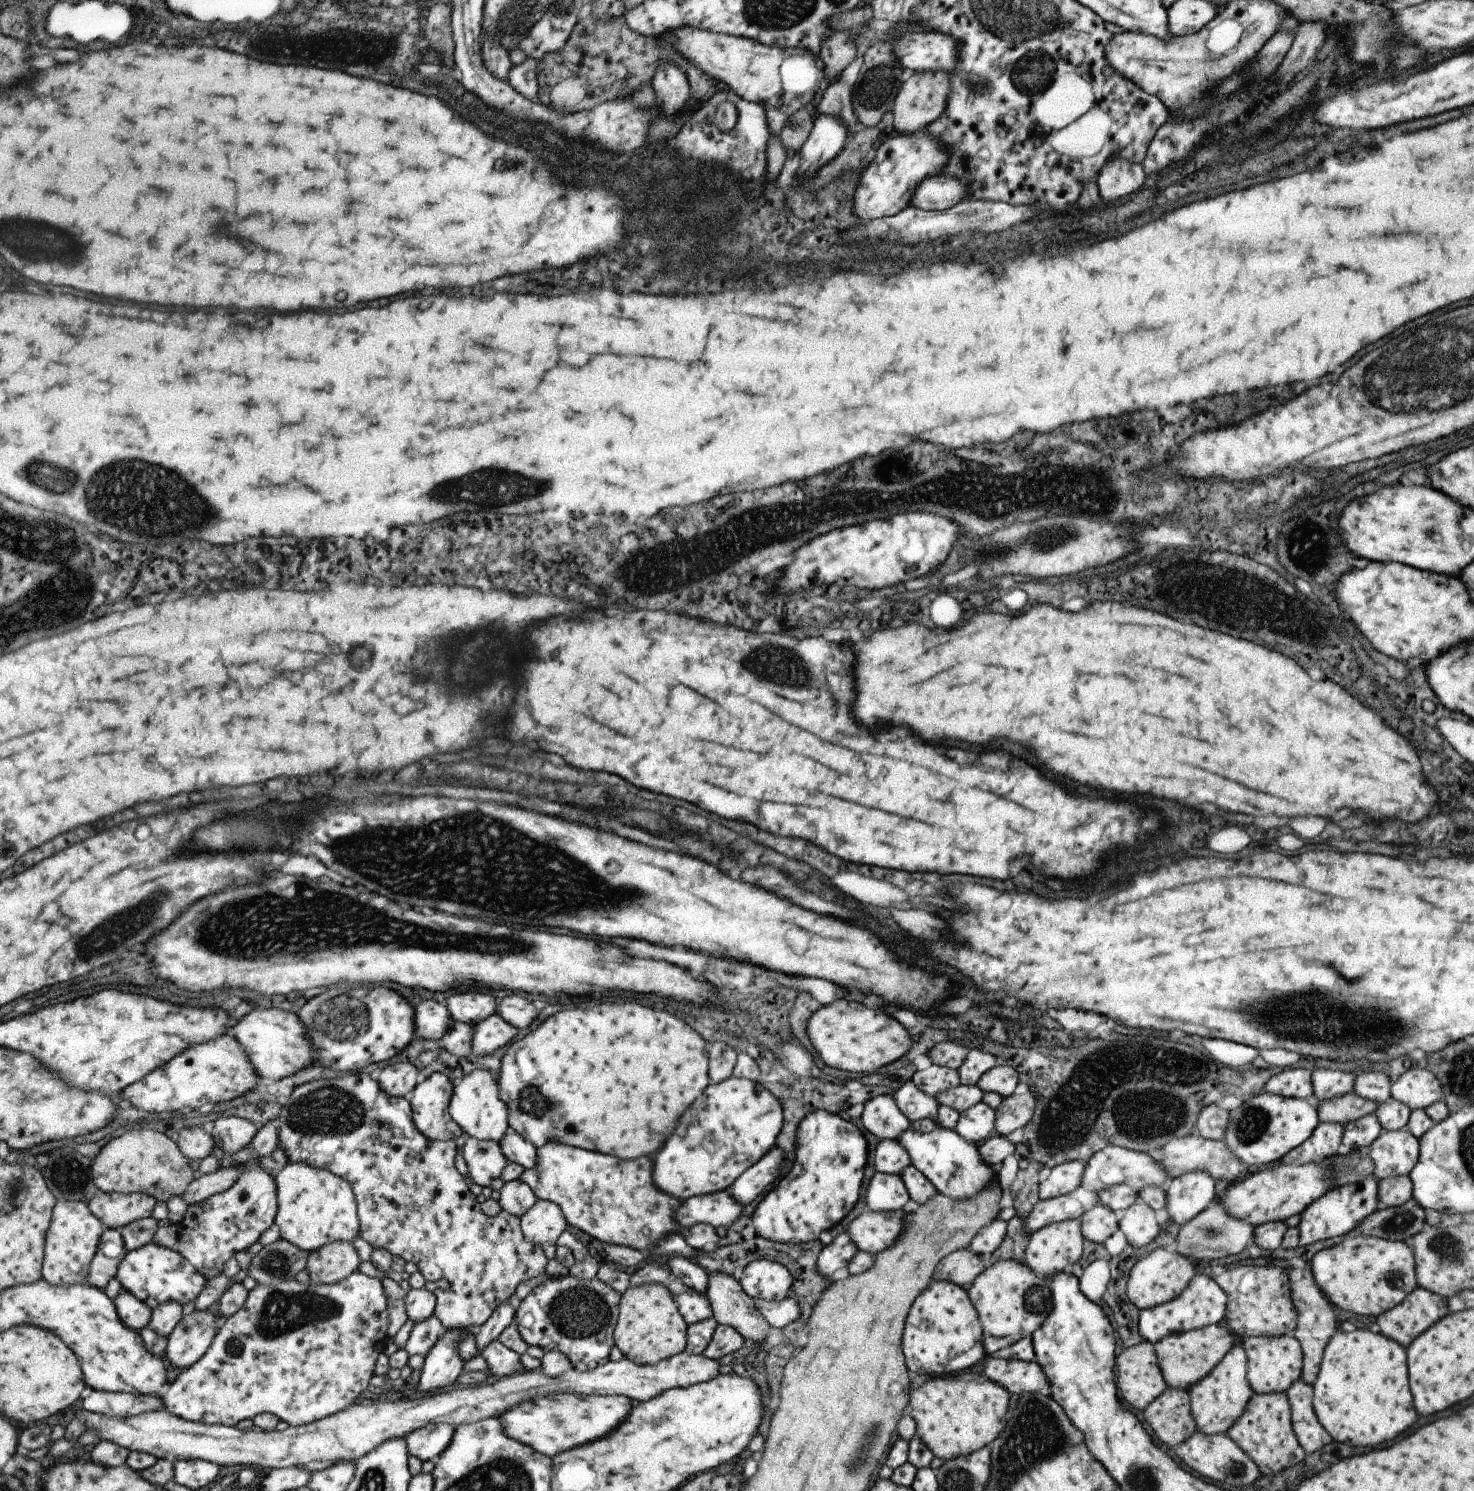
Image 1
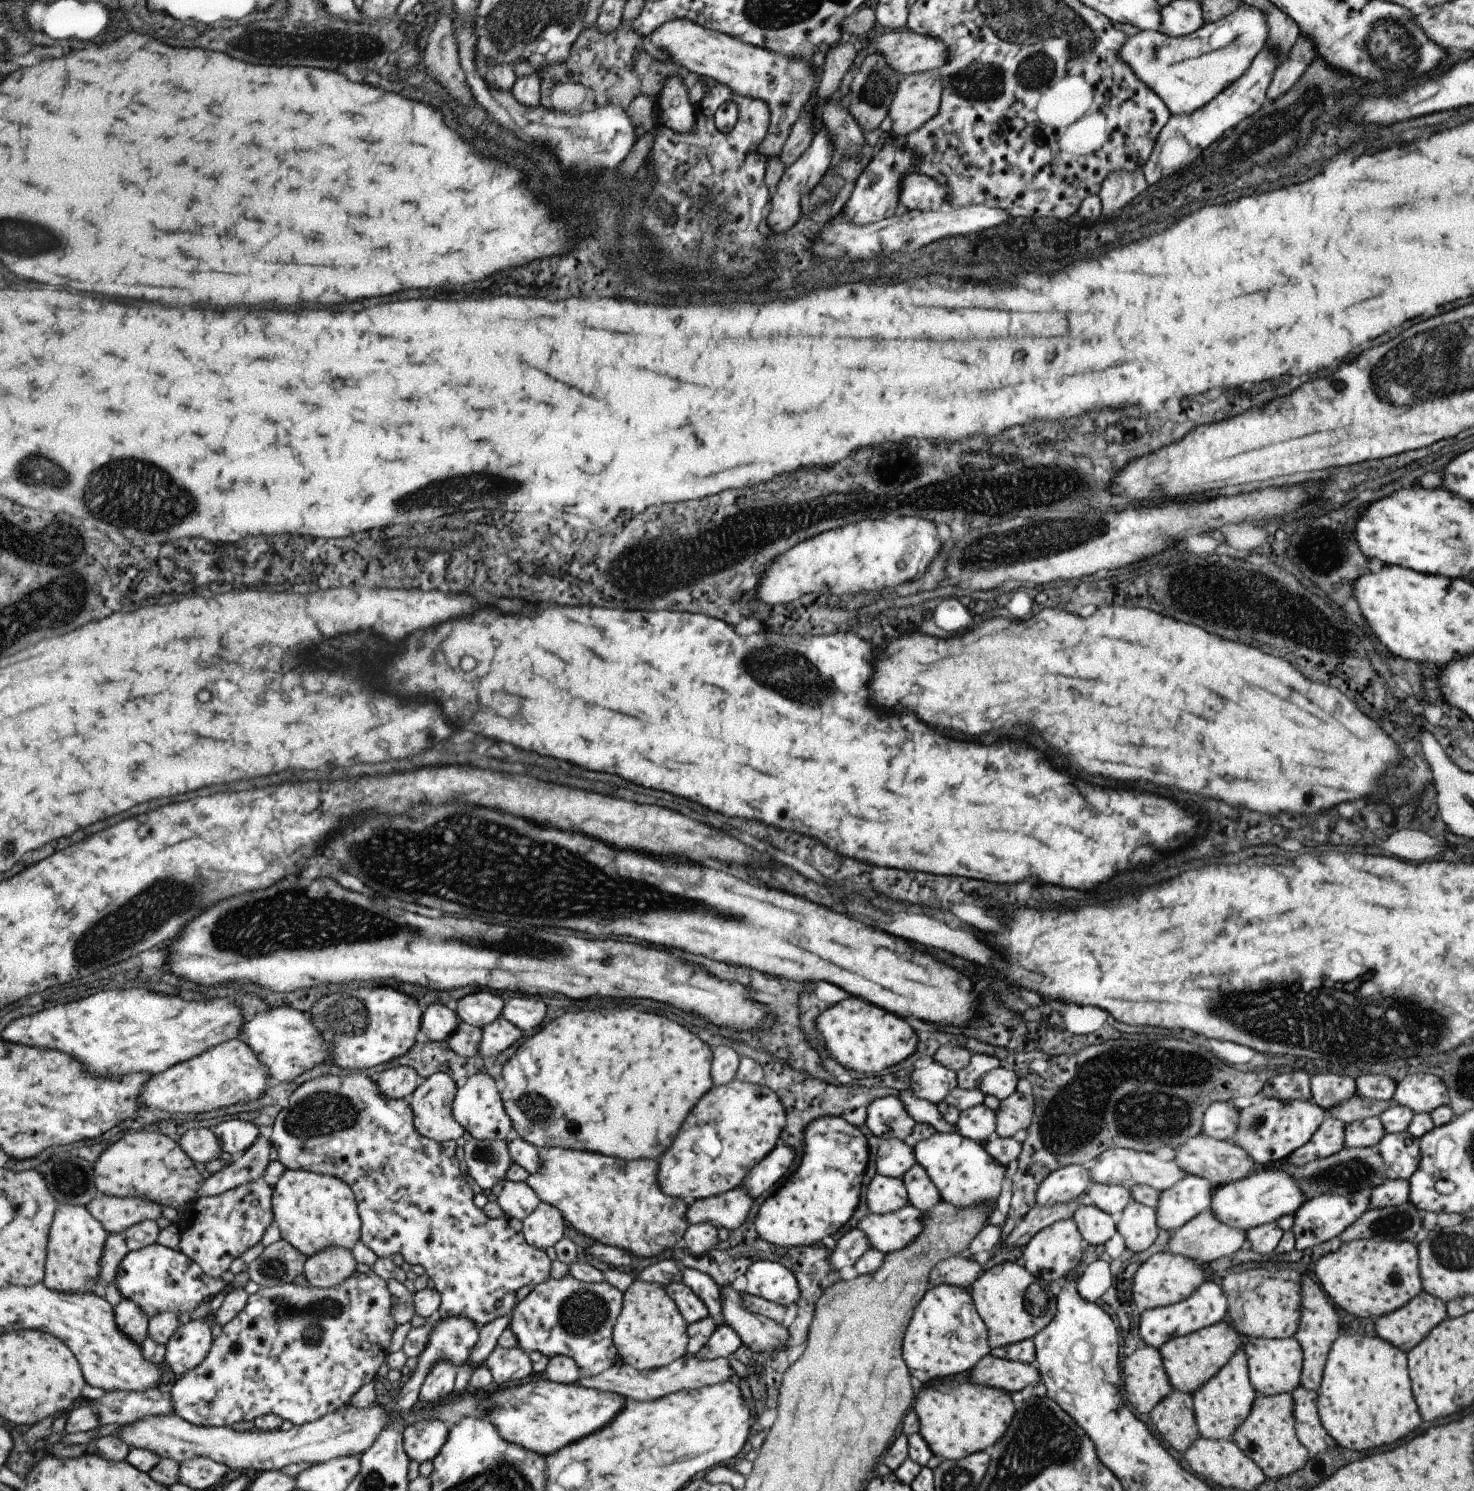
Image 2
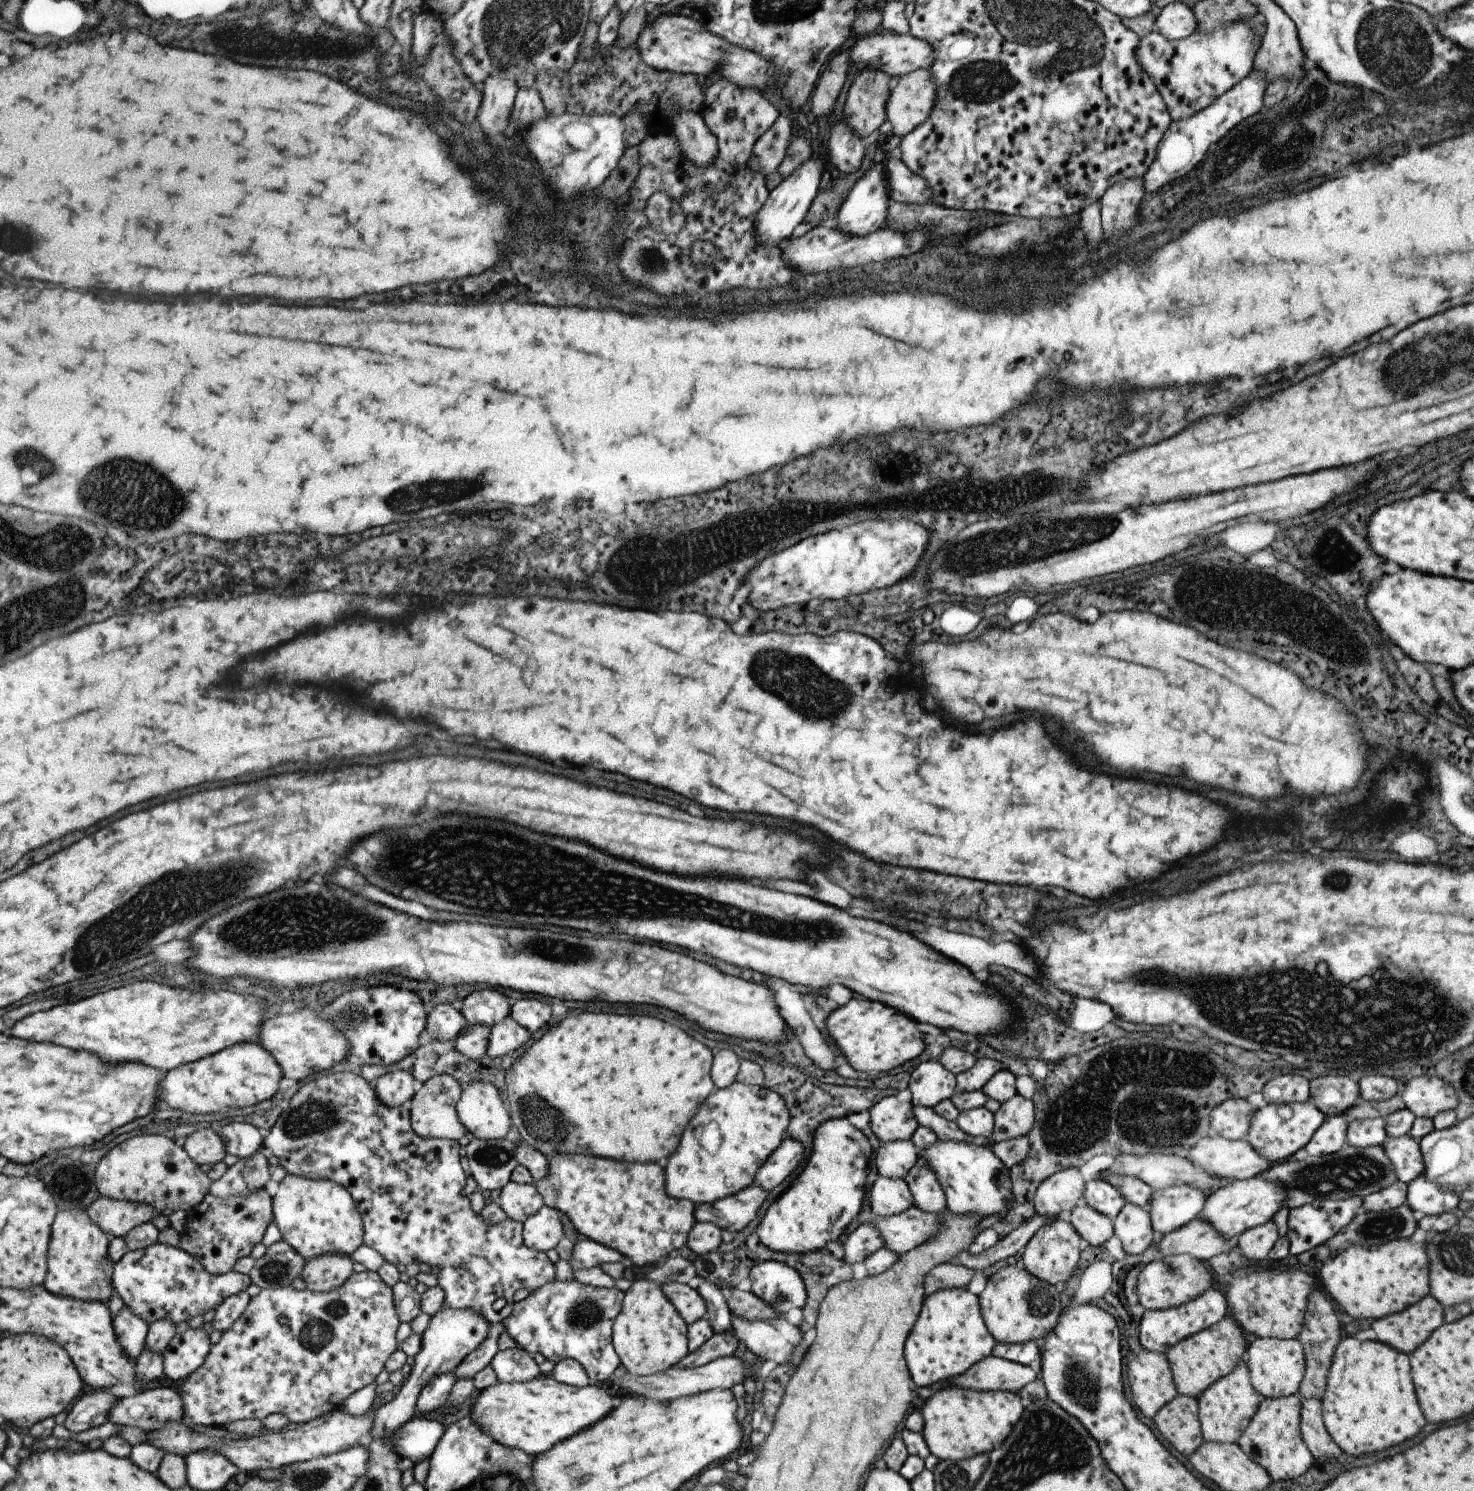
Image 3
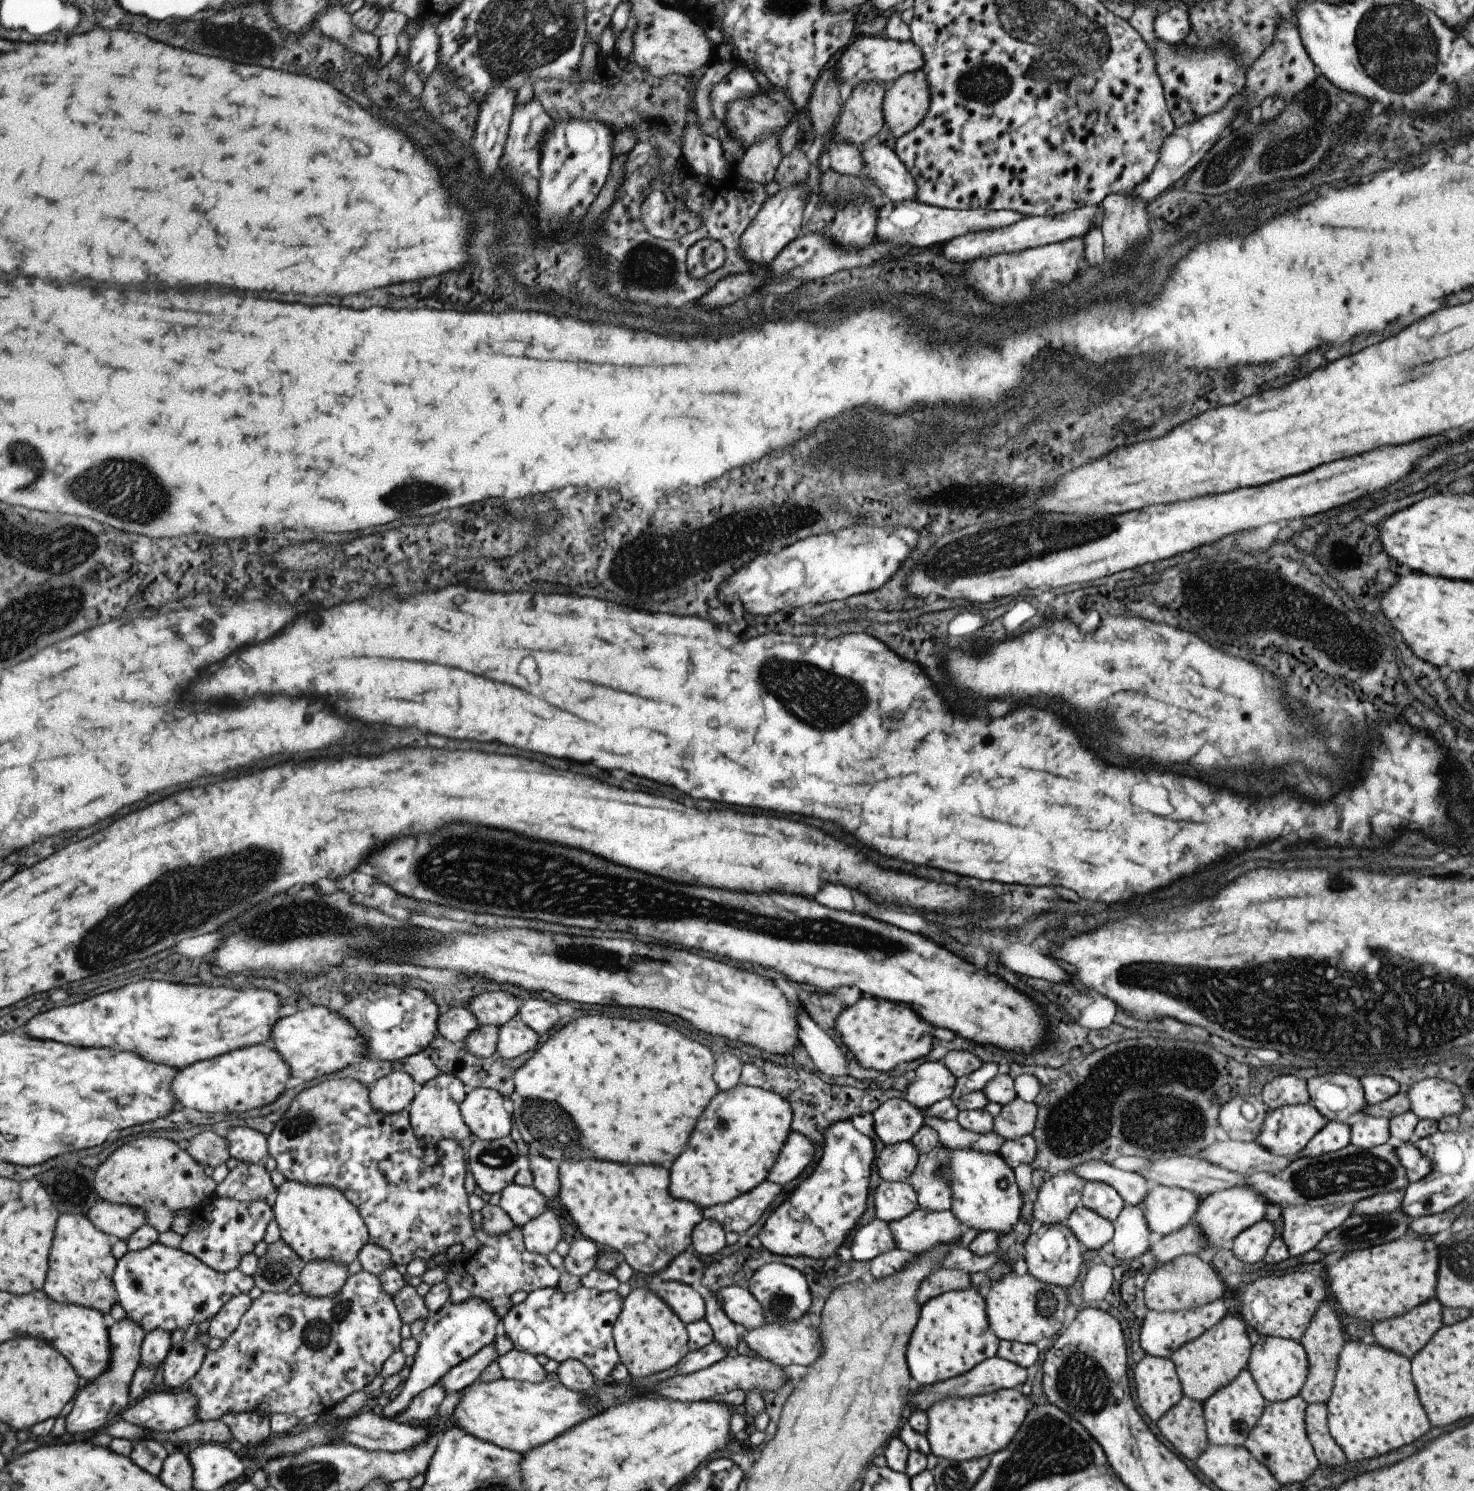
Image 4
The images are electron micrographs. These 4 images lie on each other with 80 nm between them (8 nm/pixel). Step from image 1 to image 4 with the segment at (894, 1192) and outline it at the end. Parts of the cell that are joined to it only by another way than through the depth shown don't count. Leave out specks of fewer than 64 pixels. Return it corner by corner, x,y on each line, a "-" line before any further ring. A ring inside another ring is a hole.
881,1181
874,1192
875,1216
890,1223
913,1212
918,1207
913,1187
905,1181

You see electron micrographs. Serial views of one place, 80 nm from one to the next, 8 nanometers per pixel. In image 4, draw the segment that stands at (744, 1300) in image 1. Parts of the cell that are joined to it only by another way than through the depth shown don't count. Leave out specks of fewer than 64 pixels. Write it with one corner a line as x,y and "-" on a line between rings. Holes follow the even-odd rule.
765,1323
763,1326
748,1331
739,1329
739,1334
757,1357
767,1359
780,1367
789,1366
789,1364
807,1366
807,1364
811,1364
821,1354
819,1332
818,1334
813,1334
812,1328
813,1326
806,1326
803,1323
787,1323
782,1325

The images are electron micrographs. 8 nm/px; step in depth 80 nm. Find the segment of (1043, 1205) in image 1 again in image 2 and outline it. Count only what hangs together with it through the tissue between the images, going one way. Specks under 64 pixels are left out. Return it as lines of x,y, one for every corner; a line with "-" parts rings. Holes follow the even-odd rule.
1082,1193
1070,1203
1059,1203
1052,1207
1033,1205
1023,1218
1015,1221
1014,1227
1007,1236
1003,1236
999,1244
1002,1242
1002,1248
1005,1251
1024,1247
1027,1241
1031,1240
1031,1237
1042,1228
1061,1219
1071,1219
1074,1210
1081,1205
1080,1200
1085,1195

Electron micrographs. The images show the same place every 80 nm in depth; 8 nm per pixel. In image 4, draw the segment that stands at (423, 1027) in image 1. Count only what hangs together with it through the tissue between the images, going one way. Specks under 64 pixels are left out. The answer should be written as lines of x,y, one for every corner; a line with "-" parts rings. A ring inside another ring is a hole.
444,1007
437,1020
437,1034
453,1042
464,1041
479,1026
476,1016
467,1007

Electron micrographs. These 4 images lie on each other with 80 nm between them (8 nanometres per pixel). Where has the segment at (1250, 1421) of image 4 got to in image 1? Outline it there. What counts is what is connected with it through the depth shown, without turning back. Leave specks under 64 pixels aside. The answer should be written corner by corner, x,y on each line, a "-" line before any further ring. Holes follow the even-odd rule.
1233,1346
1229,1352
1197,1383
1187,1389
1190,1413
1196,1430
1206,1435
1225,1434
1226,1430
1243,1414
1253,1394
1246,1379
1246,1354
1243,1347

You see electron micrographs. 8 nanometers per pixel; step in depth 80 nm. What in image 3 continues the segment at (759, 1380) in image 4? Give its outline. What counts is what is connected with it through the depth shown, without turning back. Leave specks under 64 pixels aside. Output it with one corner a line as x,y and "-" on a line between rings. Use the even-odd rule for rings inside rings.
731,1355
716,1358
707,1364
692,1369
676,1369
673,1366
667,1370
644,1377
625,1372
623,1377
615,1378
611,1376
605,1383
608,1385
616,1384
627,1393
641,1395
654,1401
666,1401
678,1399
679,1397
690,1397
713,1389
730,1389
733,1384
741,1384
747,1374
753,1378
752,1368
744,1360

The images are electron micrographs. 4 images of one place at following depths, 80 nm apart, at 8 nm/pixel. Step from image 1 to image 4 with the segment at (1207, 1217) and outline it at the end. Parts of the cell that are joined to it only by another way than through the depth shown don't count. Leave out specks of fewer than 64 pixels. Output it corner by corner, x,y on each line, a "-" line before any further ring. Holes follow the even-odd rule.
1189,1223
1179,1230
1167,1233
1161,1239
1148,1246
1157,1262
1171,1261
1181,1255
1201,1256
1205,1242
1196,1226

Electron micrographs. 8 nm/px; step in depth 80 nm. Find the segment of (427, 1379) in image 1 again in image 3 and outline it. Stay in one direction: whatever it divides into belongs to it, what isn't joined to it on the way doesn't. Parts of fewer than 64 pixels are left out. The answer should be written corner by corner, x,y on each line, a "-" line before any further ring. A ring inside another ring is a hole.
451,1373
440,1374
431,1379
421,1391
419,1391
414,1410
419,1414
429,1414
446,1404
447,1395
456,1378

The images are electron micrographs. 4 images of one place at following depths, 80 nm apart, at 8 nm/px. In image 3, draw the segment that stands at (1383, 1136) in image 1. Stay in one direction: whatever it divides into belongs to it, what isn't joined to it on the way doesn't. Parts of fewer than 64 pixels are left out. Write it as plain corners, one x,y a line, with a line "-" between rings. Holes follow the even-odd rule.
1408,1134
1394,1139
1387,1138
1382,1147
1390,1158
1399,1181
1407,1184
1424,1171
1418,1141

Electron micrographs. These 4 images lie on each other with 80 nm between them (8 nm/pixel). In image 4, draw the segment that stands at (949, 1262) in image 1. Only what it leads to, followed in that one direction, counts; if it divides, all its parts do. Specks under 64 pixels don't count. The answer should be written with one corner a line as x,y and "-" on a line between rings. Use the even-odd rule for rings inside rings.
935,1268
919,1283
916,1301
921,1306
940,1294
967,1289
970,1284
969,1275
959,1269

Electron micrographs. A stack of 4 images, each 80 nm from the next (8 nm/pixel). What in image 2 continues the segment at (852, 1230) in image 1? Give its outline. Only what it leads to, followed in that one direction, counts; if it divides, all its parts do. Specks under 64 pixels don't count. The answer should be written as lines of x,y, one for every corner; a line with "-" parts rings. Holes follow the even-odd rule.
907,1205
892,1213
870,1213
856,1228
870,1242
870,1248
890,1253
905,1248
922,1231
923,1212

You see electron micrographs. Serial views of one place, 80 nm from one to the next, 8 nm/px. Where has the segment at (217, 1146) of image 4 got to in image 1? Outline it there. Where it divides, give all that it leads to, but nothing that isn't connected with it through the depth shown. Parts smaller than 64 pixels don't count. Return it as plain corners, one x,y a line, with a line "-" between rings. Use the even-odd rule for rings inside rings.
196,1126
181,1130
176,1143
190,1160
199,1161
205,1160
207,1156
214,1156
218,1146
212,1133

